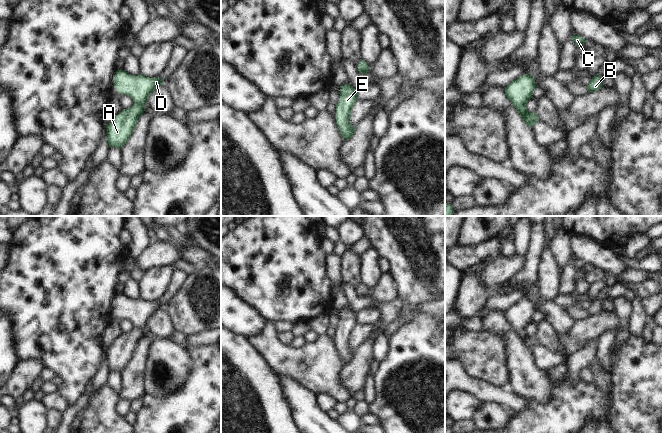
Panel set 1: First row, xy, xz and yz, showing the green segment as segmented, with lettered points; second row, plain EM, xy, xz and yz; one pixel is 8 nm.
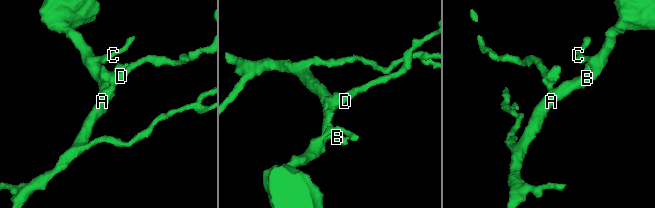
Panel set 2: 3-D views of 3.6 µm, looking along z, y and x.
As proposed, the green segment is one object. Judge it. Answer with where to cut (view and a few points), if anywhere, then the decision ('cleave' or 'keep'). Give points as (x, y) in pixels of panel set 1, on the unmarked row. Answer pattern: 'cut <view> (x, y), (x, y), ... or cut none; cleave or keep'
cut none; keep

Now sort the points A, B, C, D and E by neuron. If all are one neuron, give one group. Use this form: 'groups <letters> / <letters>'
groups A B C D E

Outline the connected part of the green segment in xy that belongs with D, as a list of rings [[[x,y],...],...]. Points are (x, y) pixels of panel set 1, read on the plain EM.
[[[117,294],[113,308],[118,317],[128,319],[134,325],[132,331],[122,333],[111,347],[106,349],[109,371],[121,373],[133,358],[140,340],[145,335],[149,320],[164,307],[161,301],[150,302],[143,298],[135,300],[125,294]]]

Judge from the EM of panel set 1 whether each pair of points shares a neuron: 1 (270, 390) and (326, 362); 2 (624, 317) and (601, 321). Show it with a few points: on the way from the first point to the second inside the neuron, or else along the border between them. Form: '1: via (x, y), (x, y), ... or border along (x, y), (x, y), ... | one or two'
1: border along (266, 359), (273, 369), (282, 376) | two
2: border along (614, 309), (620, 326) | two

